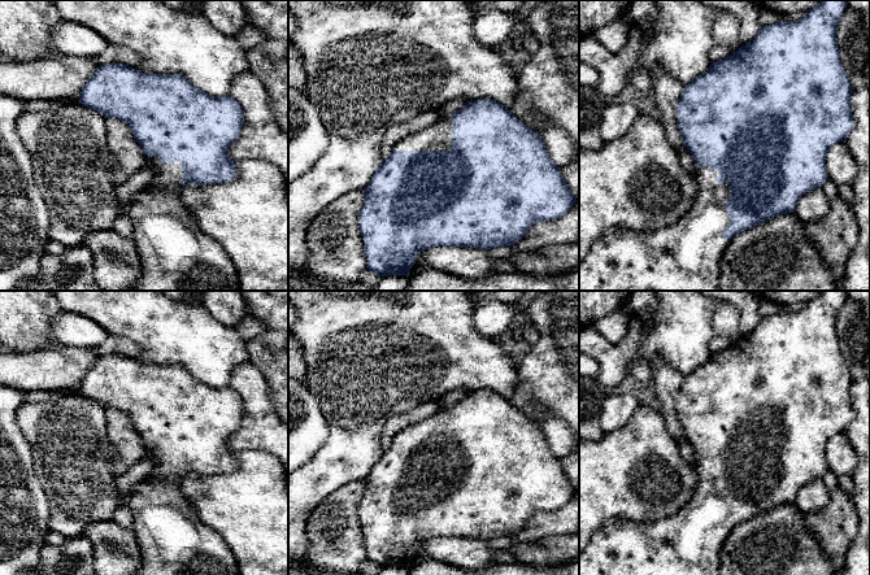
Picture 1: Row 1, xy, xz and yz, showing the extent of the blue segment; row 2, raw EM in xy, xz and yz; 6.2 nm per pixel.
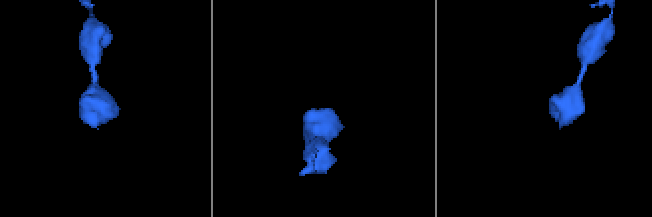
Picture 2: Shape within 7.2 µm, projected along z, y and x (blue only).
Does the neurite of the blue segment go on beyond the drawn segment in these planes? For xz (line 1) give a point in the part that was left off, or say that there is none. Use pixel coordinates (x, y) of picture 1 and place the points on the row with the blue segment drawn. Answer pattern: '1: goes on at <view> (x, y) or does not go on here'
1: goes on at xz (438, 136)

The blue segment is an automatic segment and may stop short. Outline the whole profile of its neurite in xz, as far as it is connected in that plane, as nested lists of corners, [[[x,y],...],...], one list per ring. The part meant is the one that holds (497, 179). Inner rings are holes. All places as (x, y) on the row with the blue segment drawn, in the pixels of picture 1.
[[[491,99],[471,100],[453,116],[440,118],[432,126],[396,143],[391,154],[378,166],[370,183],[365,188],[365,201],[358,217],[367,269],[377,273],[378,276],[409,276],[410,269],[416,261],[416,254],[431,247],[473,247],[483,251],[496,247],[509,247],[521,240],[532,225],[561,218],[577,201],[577,197],[569,190],[562,177],[560,167],[549,157],[547,147],[538,132],[514,117],[506,106],[503,106]]]

